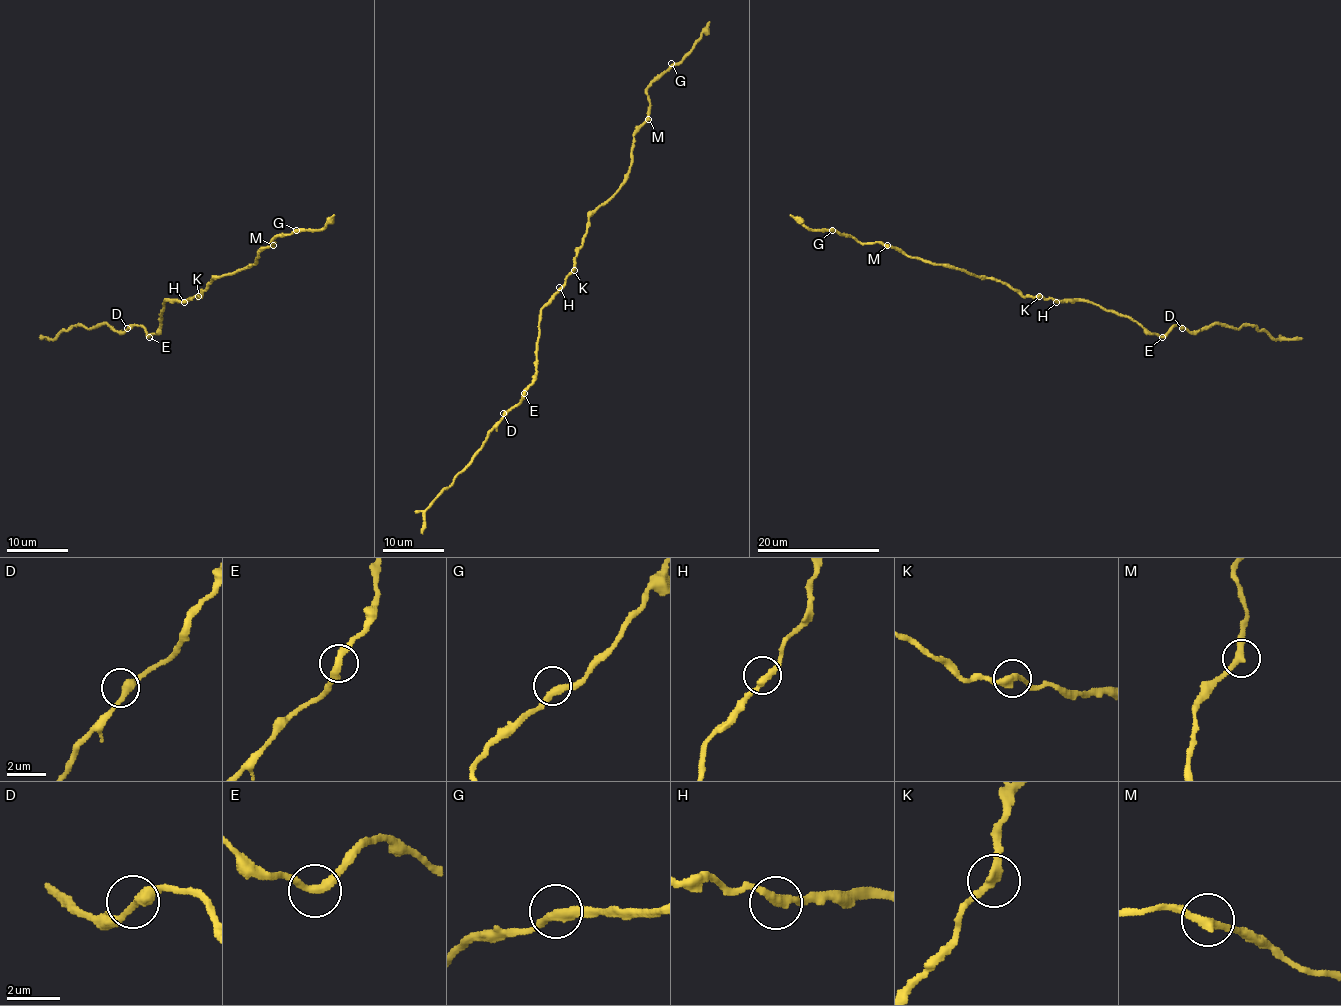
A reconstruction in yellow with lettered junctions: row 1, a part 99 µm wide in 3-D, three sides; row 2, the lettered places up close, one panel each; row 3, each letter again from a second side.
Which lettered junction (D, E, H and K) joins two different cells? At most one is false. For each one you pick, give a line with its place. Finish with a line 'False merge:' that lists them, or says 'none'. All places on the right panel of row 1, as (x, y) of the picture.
False merge: none

